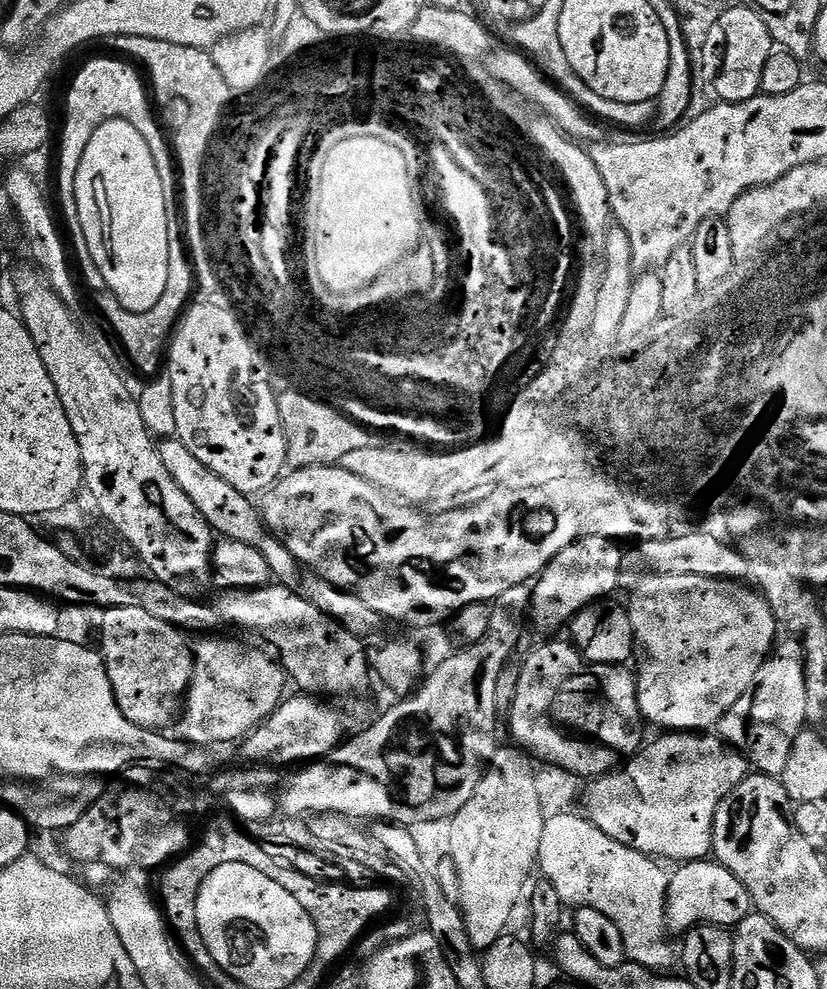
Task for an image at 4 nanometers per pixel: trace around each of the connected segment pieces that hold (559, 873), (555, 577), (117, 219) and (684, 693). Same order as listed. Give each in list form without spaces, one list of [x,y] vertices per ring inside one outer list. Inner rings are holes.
[[[571,810],[545,819],[539,875],[558,890],[558,898],[569,909],[589,908],[606,914],[622,933],[631,963],[653,970],[671,969],[668,967],[675,960],[677,963],[678,952],[672,949],[673,937],[668,927],[669,873],[664,873],[653,857],[602,834],[587,815],[575,814]]]
[[[581,536],[562,550],[537,577],[532,591],[530,620],[540,630],[556,630],[569,625],[585,606],[613,595],[621,583],[623,549],[617,541],[604,536]]]
[[[107,120],[102,122],[94,130],[92,137],[86,142],[86,154],[78,162],[78,174],[74,182],[76,191],[76,201],[78,202],[78,218],[82,218],[82,230],[86,233],[83,240],[83,247],[88,247],[88,256],[96,263],[96,268],[100,271],[100,276],[104,279],[104,284],[113,292],[115,303],[118,303],[126,309],[127,312],[149,312],[158,306],[158,298],[162,298],[166,290],[166,278],[170,278],[170,234],[168,233],[170,221],[168,219],[168,209],[170,205],[166,202],[166,194],[162,190],[162,178],[158,174],[158,166],[150,146],[146,146],[146,138],[138,134],[131,122],[128,120]]]
[[[666,573],[664,575],[649,574],[643,577],[635,585],[636,593],[632,596],[632,601],[627,601],[626,607],[630,614],[630,626],[634,626],[636,631],[636,643],[639,651],[644,651],[644,661],[640,664],[640,672],[636,676],[636,693],[638,694],[638,702],[640,709],[644,715],[645,721],[649,725],[661,724],[661,729],[675,730],[678,732],[694,732],[699,733],[701,730],[712,730],[719,725],[721,718],[730,710],[730,706],[734,706],[734,702],[738,702],[738,698],[742,693],[747,692],[754,682],[754,674],[758,674],[758,670],[768,659],[773,651],[774,645],[777,643],[778,623],[772,608],[761,595],[759,591],[751,592],[743,583],[733,582],[729,579],[712,579],[704,576],[679,576],[674,573]]]

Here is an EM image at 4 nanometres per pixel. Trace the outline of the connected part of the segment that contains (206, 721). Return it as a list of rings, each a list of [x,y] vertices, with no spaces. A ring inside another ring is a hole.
[[[212,634],[207,638],[200,638],[198,642],[194,644],[194,655],[195,655],[195,668],[193,670],[192,680],[189,683],[186,695],[182,700],[182,711],[179,713],[178,719],[175,721],[174,729],[176,728],[175,735],[181,740],[188,741],[191,744],[196,745],[211,745],[211,746],[228,746],[228,743],[239,742],[248,735],[252,729],[257,728],[260,723],[264,721],[272,711],[277,708],[279,704],[285,699],[286,691],[284,687],[290,684],[290,677],[284,670],[283,664],[280,663],[279,659],[267,656],[260,648],[255,648],[252,644],[243,644],[240,640],[223,640],[220,634]]]

